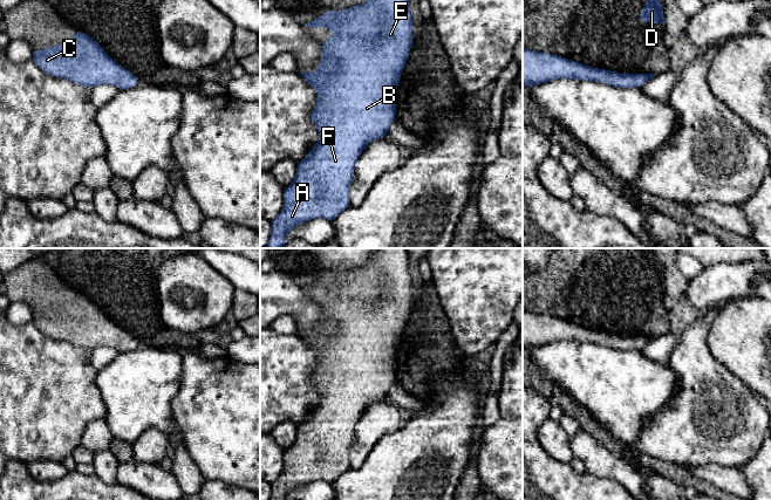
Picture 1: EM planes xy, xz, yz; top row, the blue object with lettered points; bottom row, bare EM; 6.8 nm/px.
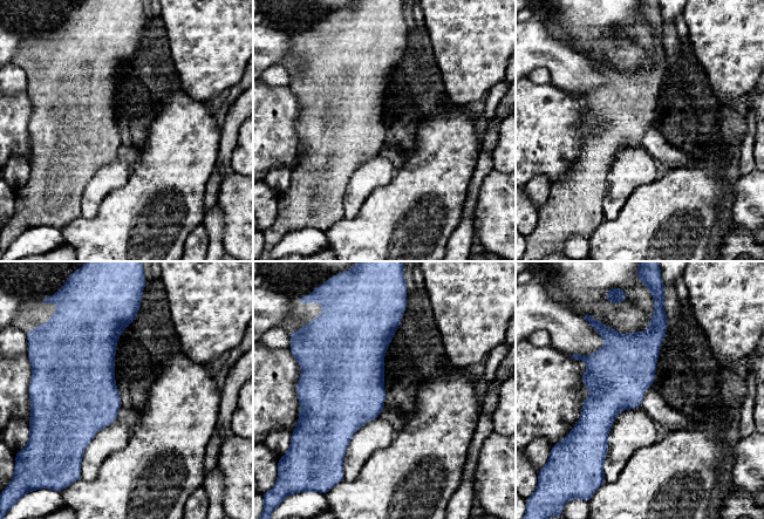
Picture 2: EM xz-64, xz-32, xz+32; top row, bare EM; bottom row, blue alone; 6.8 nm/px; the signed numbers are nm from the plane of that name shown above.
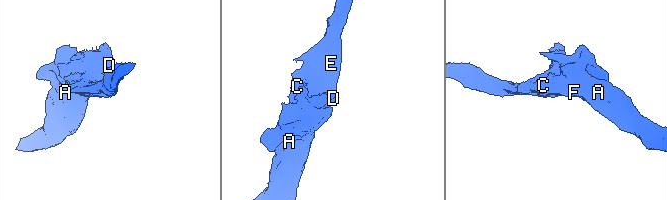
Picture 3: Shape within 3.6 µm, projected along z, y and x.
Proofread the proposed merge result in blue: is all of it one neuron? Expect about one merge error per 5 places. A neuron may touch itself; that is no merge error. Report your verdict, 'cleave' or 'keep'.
keep

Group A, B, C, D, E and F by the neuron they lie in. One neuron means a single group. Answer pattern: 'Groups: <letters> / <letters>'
Groups: A B C D E F

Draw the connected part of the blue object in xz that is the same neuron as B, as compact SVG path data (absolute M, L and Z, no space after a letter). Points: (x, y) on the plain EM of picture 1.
M375 248L367 265L342 273L327 273L305 286L306 289L328 289L334 296L321 306L323 319L314 335L299 335L318 355L309 381L316 388L320 400L308 417L296 426L292 446L284 452L284 468L271 484L271 500L286 500L298 487L315 480L334 484L350 468L349 448L354 440L355 425L367 407L388 398L388 391L396 378L396 351L409 321L412 307L412 276L407 248Z

